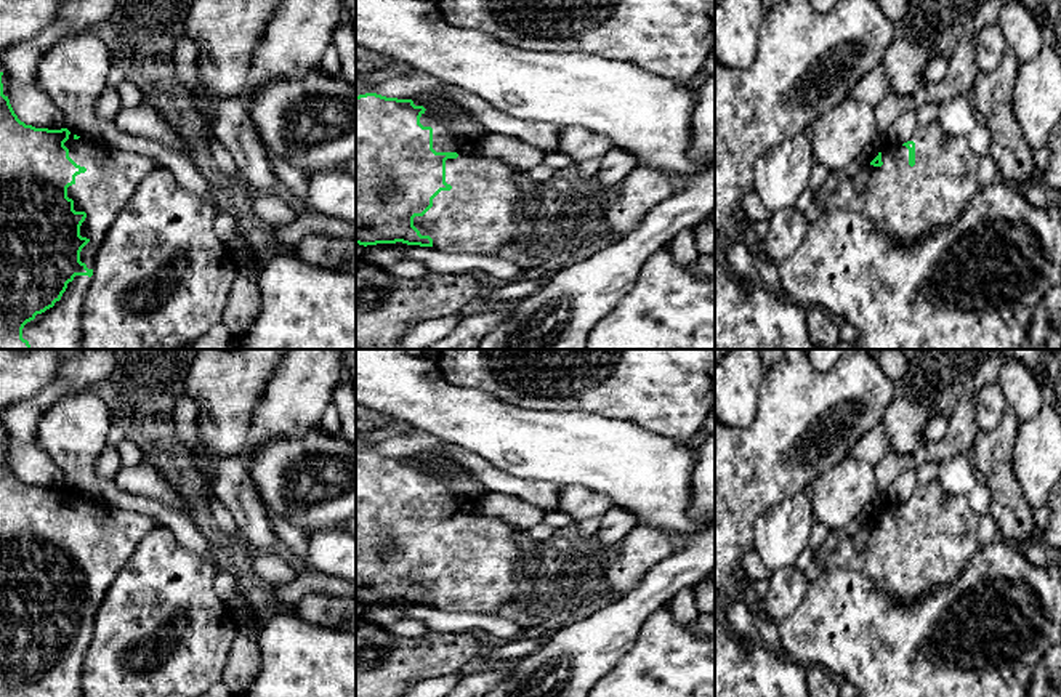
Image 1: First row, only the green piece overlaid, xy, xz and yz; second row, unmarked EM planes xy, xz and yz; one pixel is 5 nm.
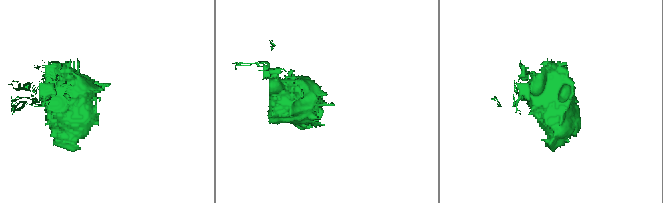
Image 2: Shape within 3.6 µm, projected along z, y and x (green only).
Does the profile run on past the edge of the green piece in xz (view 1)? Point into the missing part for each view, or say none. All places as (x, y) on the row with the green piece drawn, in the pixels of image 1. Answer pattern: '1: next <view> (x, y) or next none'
1: next xz (478, 215)

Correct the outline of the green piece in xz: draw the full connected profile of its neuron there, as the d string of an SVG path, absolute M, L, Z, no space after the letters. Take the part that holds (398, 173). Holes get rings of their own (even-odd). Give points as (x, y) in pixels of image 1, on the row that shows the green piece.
M377 93L356 96L356 244L396 244L433 247L442 252L497 255L518 229L522 192L508 165L476 152L470 138L452 131L450 120L414 99Z

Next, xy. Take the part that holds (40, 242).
M0 59L0 349L79 349L82 304L96 253L117 213L155 167L147 155L93 143L67 128L35 128L21 122L10 104Z

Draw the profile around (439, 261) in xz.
M407 245L404 260L423 263L428 272L438 274L484 272L505 284L526 277L518 264L497 255L454 253L433 247Z

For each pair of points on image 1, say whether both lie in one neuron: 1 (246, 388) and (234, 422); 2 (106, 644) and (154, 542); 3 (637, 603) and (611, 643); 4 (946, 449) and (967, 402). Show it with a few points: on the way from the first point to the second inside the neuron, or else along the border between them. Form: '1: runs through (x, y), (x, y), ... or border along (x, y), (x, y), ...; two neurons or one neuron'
1: runs through (238, 396), (234, 399), (234, 414); one neuron
2: runs through (132, 619), (154, 596), (154, 568); one neuron
3: runs through (630, 612), (611, 633); one neuron
4: runs through (957, 438), (962, 433), (964, 414); one neuron

